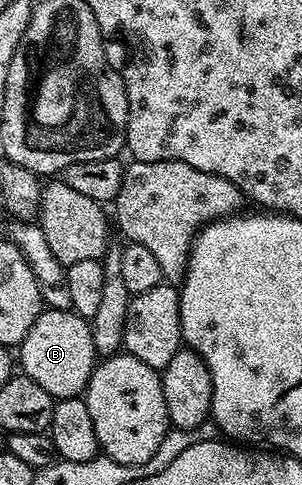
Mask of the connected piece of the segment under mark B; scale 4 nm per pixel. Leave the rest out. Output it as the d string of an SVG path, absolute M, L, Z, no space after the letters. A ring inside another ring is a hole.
M71 309L41 310L34 325L30 325L30 333L26 333L24 340L18 344L19 351L19 370L38 381L38 385L42 385L42 389L46 389L46 393L50 393L53 400L83 396L88 390L92 370L98 362L91 322Z

